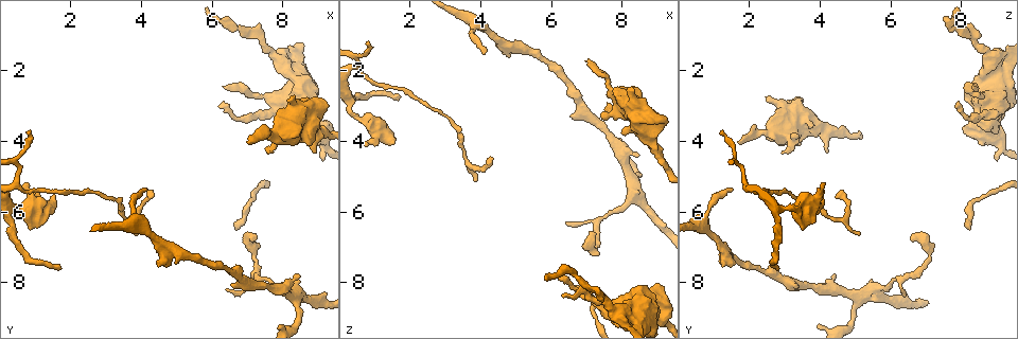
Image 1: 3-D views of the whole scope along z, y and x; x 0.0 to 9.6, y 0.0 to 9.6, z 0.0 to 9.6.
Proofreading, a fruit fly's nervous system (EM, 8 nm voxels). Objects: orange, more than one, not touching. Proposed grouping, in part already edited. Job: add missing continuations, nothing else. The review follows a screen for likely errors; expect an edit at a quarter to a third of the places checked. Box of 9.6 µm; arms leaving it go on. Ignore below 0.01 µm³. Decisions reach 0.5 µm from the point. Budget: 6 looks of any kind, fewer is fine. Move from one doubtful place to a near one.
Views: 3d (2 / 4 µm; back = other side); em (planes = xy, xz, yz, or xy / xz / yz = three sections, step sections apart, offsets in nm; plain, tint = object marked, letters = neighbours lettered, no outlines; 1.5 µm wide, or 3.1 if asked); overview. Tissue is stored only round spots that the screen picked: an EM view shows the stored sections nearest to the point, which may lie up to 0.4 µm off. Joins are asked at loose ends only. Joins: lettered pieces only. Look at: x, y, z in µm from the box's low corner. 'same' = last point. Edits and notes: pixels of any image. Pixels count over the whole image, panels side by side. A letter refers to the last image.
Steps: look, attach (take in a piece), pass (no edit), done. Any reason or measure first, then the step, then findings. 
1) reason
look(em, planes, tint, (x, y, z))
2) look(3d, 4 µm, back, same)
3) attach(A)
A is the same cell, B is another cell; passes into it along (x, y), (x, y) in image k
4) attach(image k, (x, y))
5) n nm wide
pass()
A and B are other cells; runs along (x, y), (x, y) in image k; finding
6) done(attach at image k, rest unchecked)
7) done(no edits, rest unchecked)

look(em, xz, step 8, letters, (7.25, 6.70, 6.65))

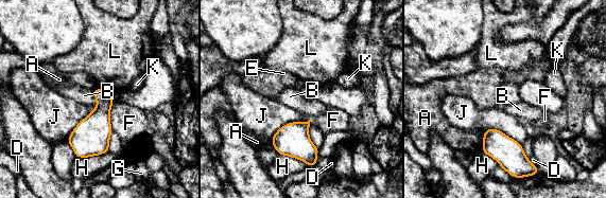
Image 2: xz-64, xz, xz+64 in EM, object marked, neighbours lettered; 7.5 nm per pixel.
pass()
A, B, D, E, F, G, H, J, K and L are other cells; border along (110, 107), (110, 127), (114, 131) in image 2; no lettered piece goes on from it

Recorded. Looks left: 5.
an open end
look(3d, 2 µm, (8.45, 7.75, 4.35))

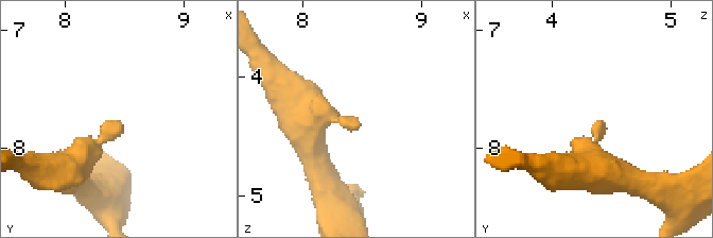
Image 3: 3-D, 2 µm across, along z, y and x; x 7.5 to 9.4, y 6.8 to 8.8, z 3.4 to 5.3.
look(em, planes, tint, (8.46, 7.78, 4.40))

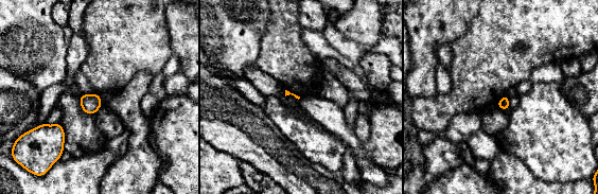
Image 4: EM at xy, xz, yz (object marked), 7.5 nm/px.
look(em, planes, letters, same)

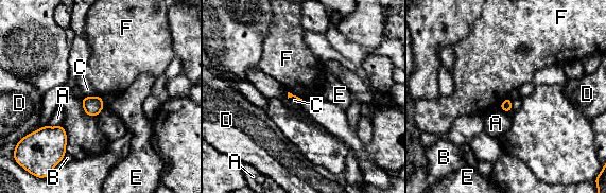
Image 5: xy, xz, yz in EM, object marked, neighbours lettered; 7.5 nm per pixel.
pass()
A, B, C, D, E and F are other cells; border along (508, 95), (499, 104) in image 5; no lettered piece goes on from it

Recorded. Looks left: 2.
an open end
look(em, planes, plain, (8.90, 4.30, 4.15))

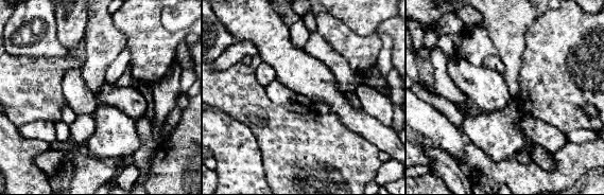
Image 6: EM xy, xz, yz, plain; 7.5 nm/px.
look(em, planes, letters, same)

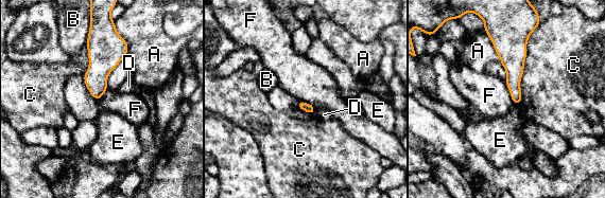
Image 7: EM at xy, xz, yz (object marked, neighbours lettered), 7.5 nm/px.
C touches over 600 nm
pass()
A, B, C, D, E and F are other cells; none of them fits

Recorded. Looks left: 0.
done(no edits, rest unchecked)

